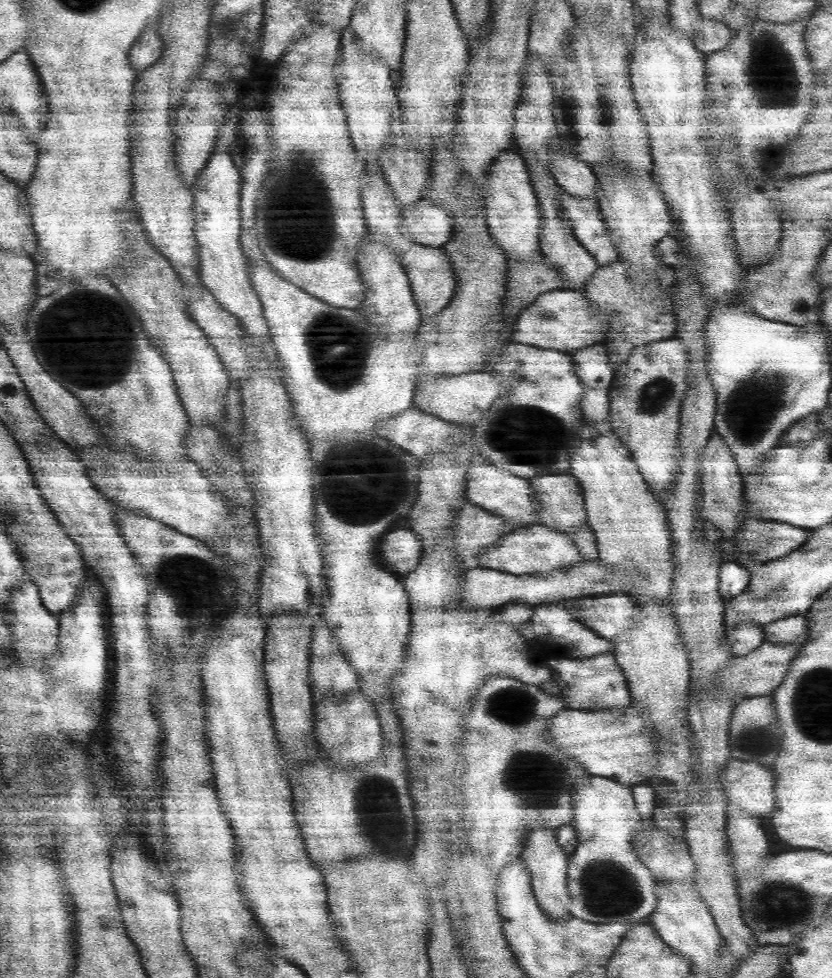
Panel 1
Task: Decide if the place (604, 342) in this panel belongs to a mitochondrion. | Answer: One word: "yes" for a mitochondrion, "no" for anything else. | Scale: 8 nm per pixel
no

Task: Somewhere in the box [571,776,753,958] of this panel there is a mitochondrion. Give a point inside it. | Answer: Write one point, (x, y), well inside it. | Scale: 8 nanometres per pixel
(606, 889)

